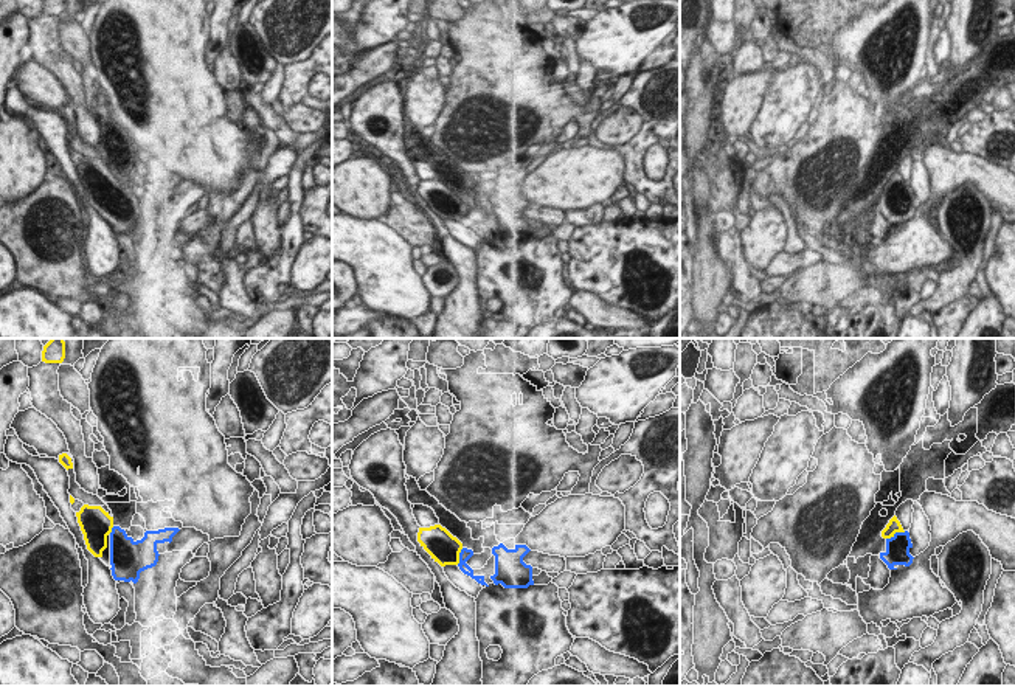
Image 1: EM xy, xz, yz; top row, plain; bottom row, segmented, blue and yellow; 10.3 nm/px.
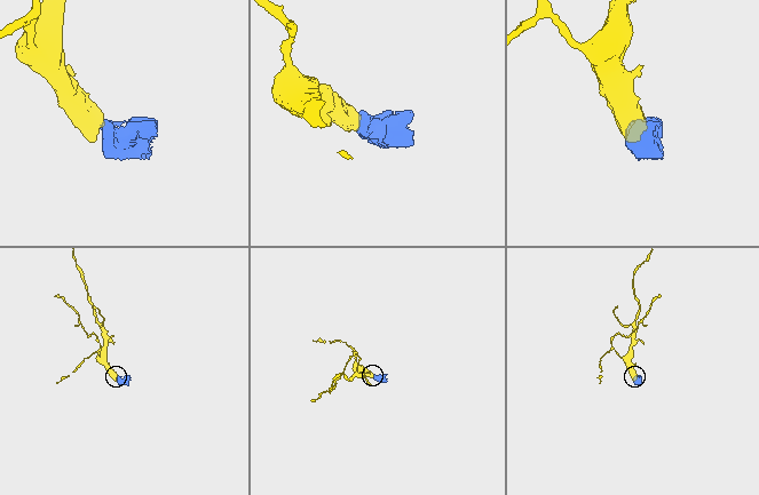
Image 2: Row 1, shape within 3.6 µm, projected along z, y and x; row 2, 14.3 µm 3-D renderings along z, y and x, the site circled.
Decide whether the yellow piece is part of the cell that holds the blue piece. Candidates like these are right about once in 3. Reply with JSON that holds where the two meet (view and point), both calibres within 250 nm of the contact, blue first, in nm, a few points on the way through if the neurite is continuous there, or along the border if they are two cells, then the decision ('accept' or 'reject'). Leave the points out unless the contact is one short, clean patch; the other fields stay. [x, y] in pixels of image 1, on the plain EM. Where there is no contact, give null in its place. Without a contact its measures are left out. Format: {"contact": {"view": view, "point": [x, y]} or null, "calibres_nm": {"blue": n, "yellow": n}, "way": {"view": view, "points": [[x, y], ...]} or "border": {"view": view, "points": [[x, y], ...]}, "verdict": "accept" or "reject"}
{"contact": {"view": "yz", "point": [896, 185]}, "calibres_nm": {"blue": 260, "yellow": 140}, "way": {"view": "yz", "points": [[897, 200], [896, 185], [893, 179]]}, "verdict": "accept"}

